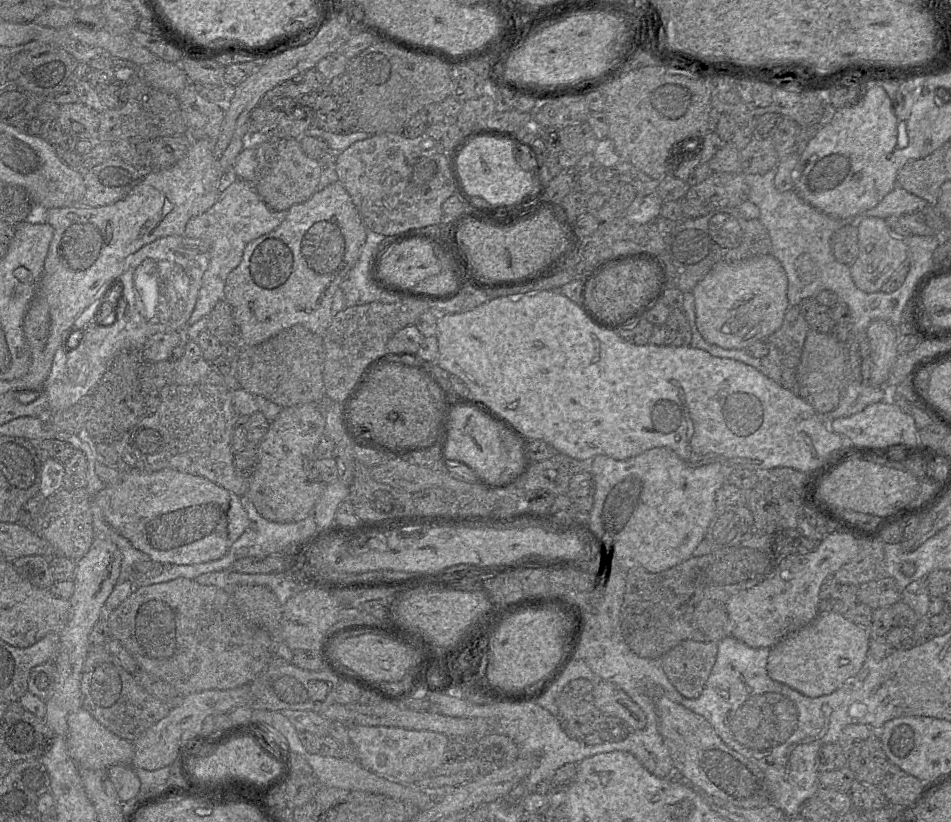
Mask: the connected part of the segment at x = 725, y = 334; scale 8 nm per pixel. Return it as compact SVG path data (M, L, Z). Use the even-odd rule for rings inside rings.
M772 254L749 257L741 261L720 262L691 291L695 301L696 327L708 343L724 349L746 349L755 341L765 341L781 327L784 315L790 307L787 287L785 270Z

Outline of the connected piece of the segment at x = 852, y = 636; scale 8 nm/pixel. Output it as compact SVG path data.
M831 611L817 615L809 624L790 633L770 649L767 659L768 676L798 691L817 698L829 695L854 677L869 655L869 630Z

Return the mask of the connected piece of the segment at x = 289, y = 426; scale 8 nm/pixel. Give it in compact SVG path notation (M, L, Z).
M306 403L301 405L295 405L290 407L283 407L279 415L270 422L269 429L264 435L262 440L257 445L257 465L256 469L249 480L249 488L246 493L247 498L253 503L258 513L263 516L265 519L277 522L277 523L293 523L300 520L303 520L310 516L313 512L313 509L322 495L324 489L328 484L320 481L314 471L314 460L315 459L315 447L320 441L321 437L326 434L326 419L323 413L322 408L317 403Z

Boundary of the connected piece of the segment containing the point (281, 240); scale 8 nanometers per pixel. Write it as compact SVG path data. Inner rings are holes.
M336 181L317 190L307 201L292 206L276 229L249 242L240 264L227 277L223 295L239 327L242 346L258 345L296 324L324 335L332 321L335 292L357 263L365 245L366 231L351 196L343 184Z

